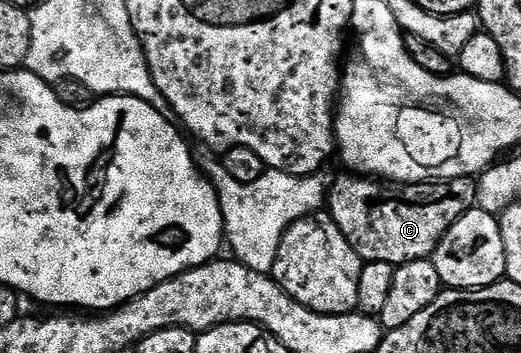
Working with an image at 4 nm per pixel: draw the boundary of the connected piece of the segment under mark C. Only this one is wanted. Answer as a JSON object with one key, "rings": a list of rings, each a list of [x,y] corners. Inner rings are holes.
{"rings":[[[345,175],[327,189],[327,213],[343,231],[343,239],[351,243],[353,250],[361,256],[362,262],[378,261],[399,266],[412,261],[432,258],[437,252],[437,244],[447,235],[449,228],[463,214],[474,208],[479,201],[479,185],[474,178],[460,177],[450,181],[430,181],[416,185],[382,183],[377,179],[366,179],[361,175]]]}

